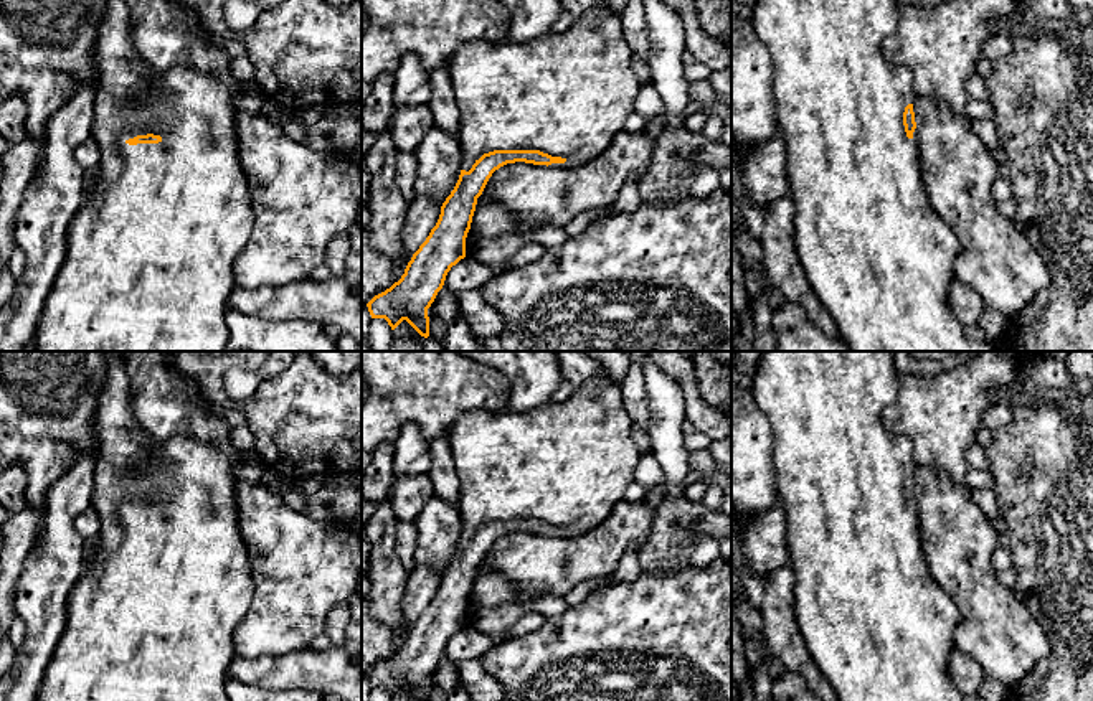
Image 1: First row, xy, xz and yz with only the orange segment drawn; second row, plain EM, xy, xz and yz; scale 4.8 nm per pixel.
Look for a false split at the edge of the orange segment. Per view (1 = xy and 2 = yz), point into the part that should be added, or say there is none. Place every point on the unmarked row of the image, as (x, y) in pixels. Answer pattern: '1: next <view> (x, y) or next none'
1: next xy (151, 619)
2: next yz (879, 627)

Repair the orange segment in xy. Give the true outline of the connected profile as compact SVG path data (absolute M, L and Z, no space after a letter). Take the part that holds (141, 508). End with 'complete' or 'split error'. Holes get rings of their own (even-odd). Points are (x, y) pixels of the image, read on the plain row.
M104 351L107 378L97 401L94 455L94 493L91 506L101 520L96 553L86 562L83 576L74 584L66 604L66 627L46 666L35 701L229 701L226 694L228 668L236 656L233 632L248 614L254 579L238 525L236 475L241 460L223 454L211 442L180 437L152 450L140 426L134 419L132 391L124 358L117 351Z; split error

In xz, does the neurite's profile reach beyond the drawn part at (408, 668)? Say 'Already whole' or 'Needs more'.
Needs more

